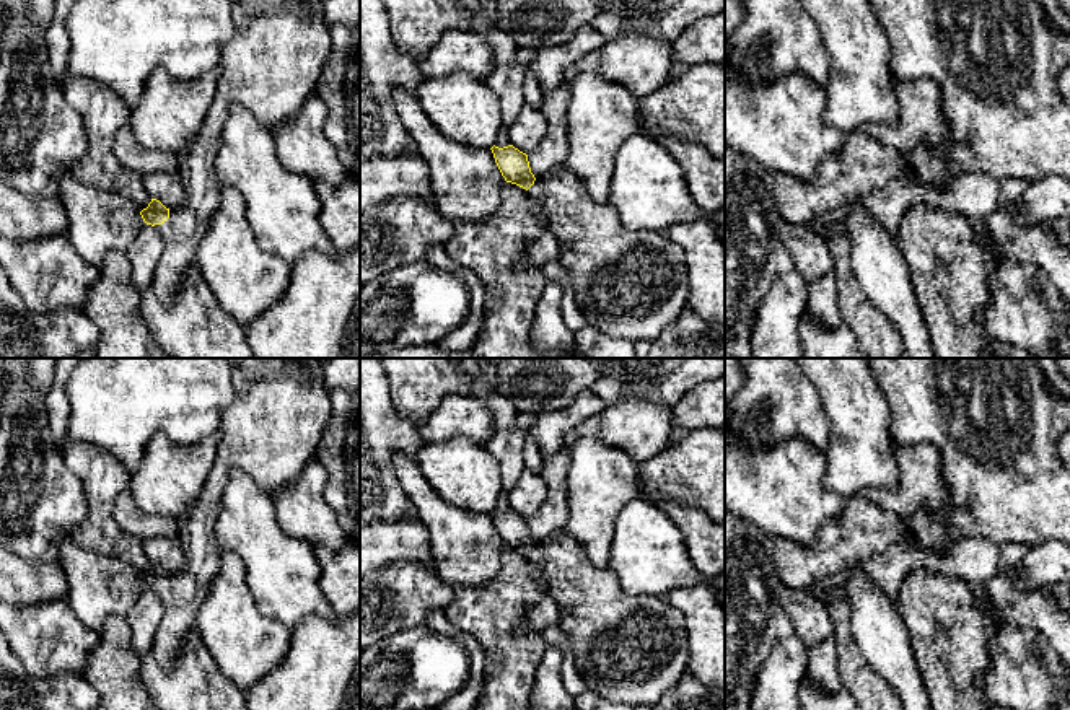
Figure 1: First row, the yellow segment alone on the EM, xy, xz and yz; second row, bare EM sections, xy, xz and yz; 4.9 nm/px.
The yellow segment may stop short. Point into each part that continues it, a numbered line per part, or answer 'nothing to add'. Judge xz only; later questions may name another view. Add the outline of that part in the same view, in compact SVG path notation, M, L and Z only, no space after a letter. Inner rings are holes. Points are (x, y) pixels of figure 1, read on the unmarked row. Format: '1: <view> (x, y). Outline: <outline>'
nothing to add

